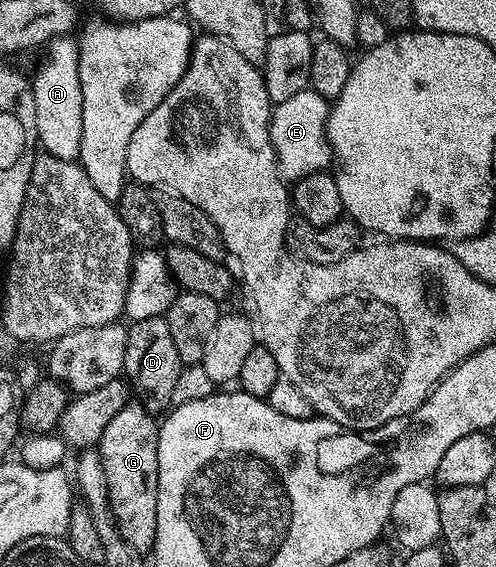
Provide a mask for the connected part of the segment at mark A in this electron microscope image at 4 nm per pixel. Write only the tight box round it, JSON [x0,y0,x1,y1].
[31,37,81,161]

